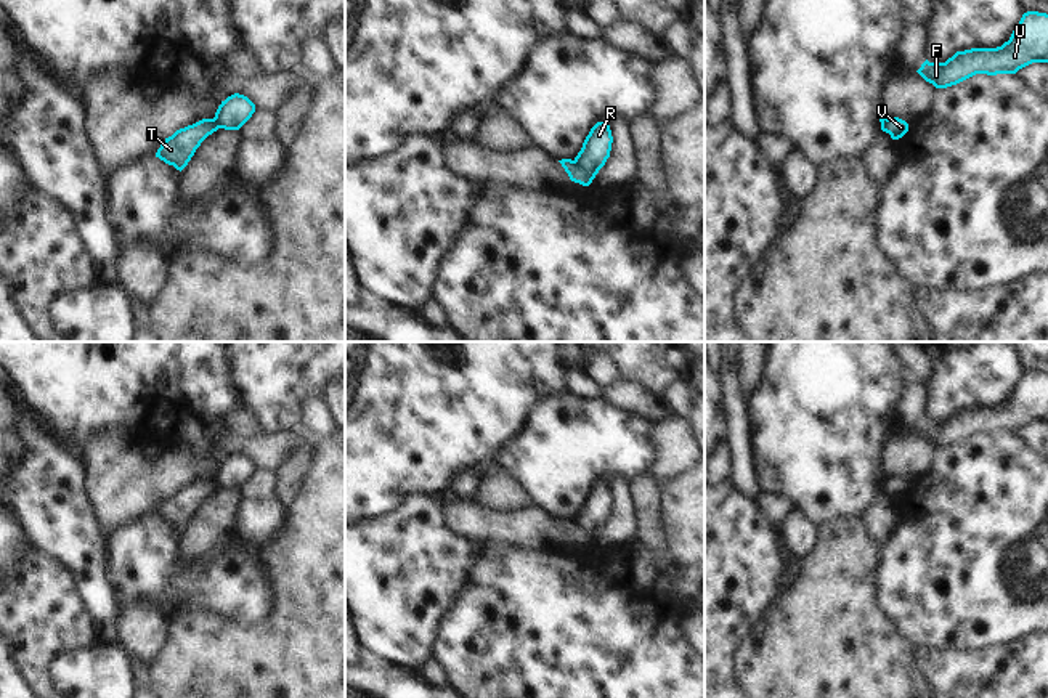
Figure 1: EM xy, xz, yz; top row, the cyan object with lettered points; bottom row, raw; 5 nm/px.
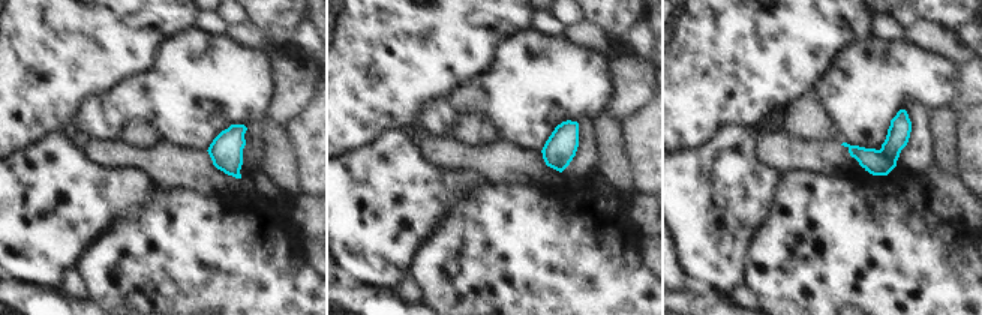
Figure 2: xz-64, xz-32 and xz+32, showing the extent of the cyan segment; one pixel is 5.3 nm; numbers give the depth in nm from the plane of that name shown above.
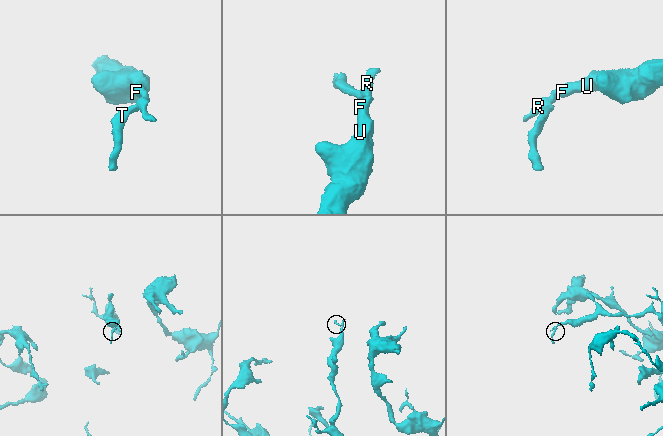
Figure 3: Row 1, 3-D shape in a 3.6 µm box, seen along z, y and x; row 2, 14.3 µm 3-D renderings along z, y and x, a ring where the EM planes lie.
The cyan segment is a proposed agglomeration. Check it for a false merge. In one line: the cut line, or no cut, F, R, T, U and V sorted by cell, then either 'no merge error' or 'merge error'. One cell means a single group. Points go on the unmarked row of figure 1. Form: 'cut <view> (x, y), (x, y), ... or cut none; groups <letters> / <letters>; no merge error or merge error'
cut xz (573, 520), (593, 538); groups F R U / T V; merge error

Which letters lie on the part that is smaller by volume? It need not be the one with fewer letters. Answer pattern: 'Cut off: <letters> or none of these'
Cut off: T, V

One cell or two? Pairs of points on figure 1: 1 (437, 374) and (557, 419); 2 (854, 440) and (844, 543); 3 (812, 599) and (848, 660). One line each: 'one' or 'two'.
1: two
2: two
3: one

